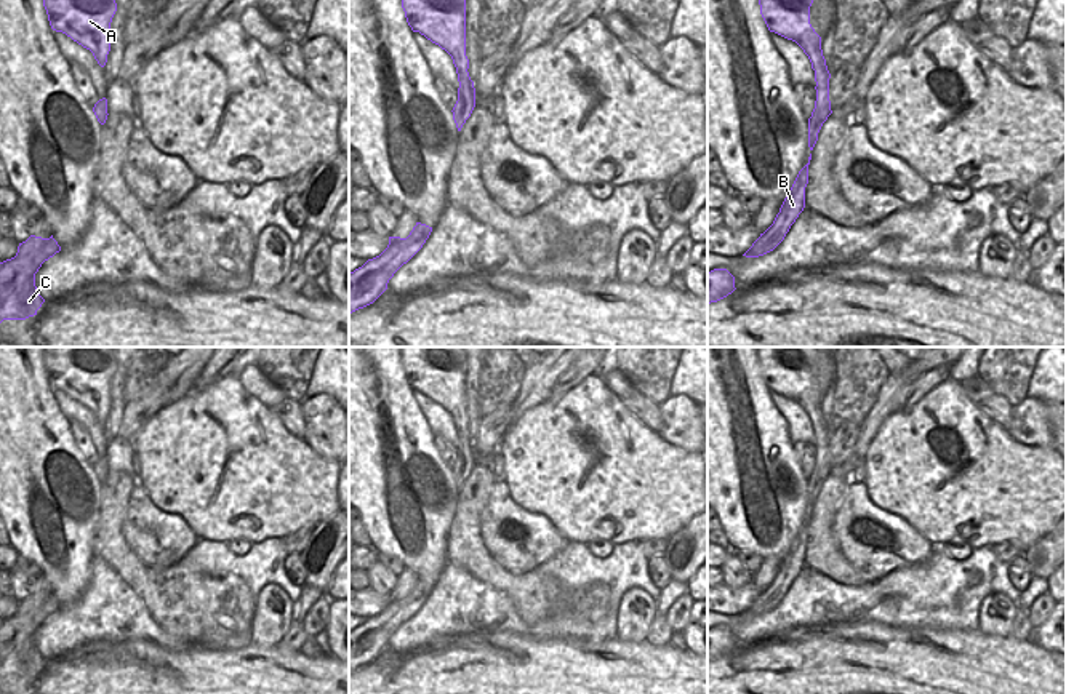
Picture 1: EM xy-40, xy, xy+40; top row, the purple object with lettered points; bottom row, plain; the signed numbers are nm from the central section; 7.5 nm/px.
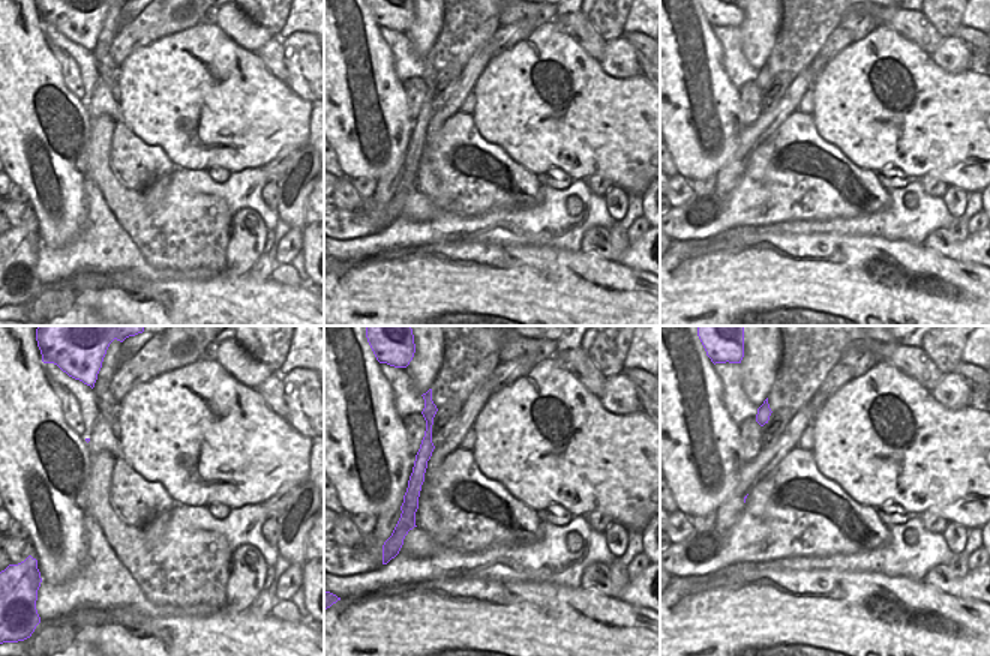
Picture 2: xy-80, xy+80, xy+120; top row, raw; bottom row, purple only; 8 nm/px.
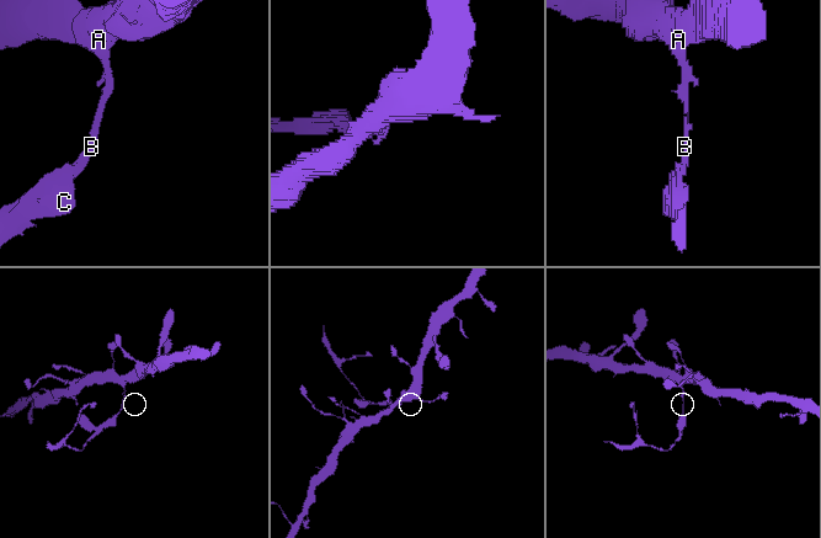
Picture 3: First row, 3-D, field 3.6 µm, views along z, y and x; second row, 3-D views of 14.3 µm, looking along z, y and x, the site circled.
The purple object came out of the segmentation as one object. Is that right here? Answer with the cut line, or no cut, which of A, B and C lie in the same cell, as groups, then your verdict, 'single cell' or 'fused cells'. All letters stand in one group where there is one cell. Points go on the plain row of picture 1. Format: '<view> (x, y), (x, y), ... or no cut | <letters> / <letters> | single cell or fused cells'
xy+40 (826, 426), (815, 430) | A / B C | fused cells

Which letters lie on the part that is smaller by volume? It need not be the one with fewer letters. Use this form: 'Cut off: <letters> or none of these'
Cut off: B, C

